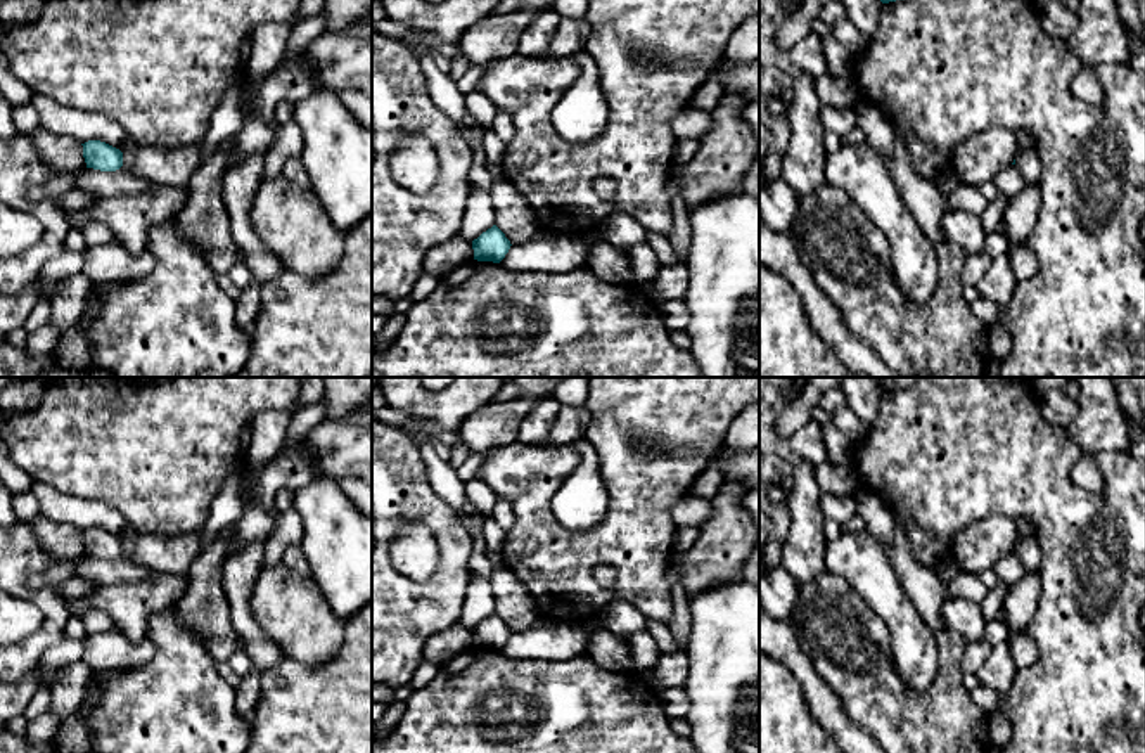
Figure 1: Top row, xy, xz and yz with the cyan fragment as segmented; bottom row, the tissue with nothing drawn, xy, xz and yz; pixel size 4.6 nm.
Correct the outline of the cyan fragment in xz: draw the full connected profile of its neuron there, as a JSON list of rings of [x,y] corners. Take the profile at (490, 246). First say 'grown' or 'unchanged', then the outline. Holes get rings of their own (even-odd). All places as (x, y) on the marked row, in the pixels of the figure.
unchanged; [[[493,225],[472,241],[474,260],[500,263],[510,249],[510,241]]]

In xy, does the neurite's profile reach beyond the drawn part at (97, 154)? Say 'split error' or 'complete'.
complete

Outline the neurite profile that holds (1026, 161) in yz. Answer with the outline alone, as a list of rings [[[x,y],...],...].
[[[1034,147],[1019,149],[1014,166],[1020,171],[1029,185],[1036,185],[1041,166]]]

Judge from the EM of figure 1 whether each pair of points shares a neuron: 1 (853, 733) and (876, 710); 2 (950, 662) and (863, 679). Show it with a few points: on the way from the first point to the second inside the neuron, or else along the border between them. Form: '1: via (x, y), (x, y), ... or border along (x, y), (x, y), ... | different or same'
1: border along (836, 693), (843, 710), (870, 734) | different
2: via (940, 686), (926, 700), (888, 700) | same

